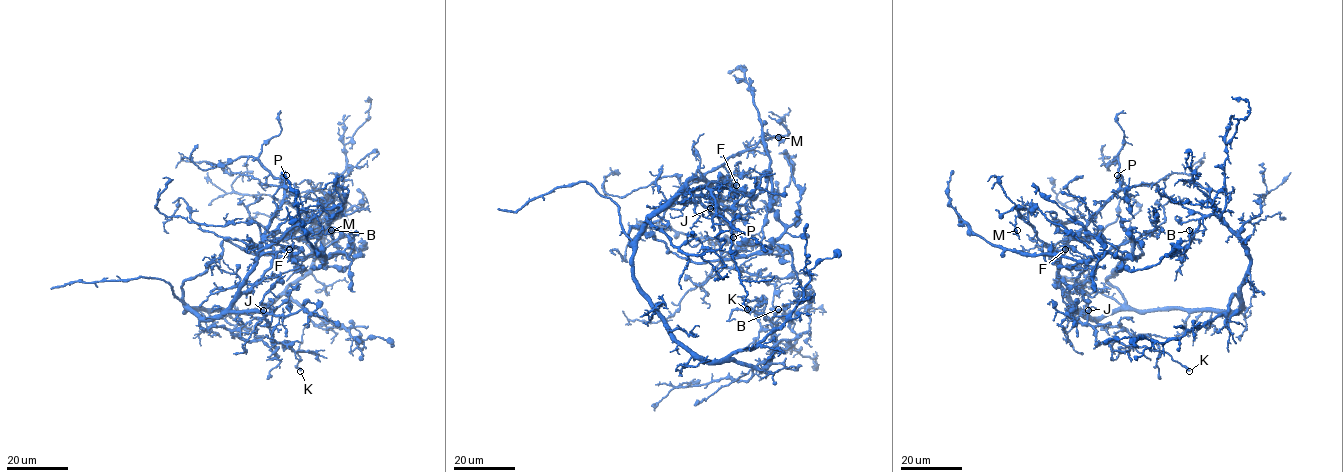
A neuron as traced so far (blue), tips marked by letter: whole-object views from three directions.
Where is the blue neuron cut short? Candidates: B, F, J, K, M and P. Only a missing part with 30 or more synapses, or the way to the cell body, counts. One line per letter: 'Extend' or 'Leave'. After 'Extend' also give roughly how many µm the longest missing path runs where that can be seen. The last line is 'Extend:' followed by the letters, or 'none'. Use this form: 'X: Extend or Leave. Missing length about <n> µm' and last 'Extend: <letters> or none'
B: Leave
F: Leave
J: Leave
K: Leave
M: Leave
P: Leave
Extend: none

